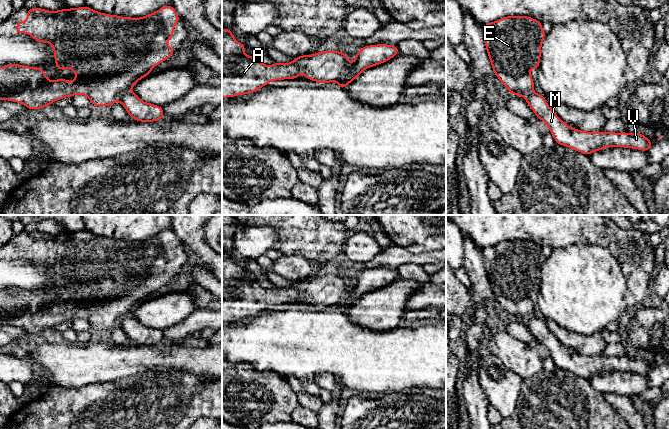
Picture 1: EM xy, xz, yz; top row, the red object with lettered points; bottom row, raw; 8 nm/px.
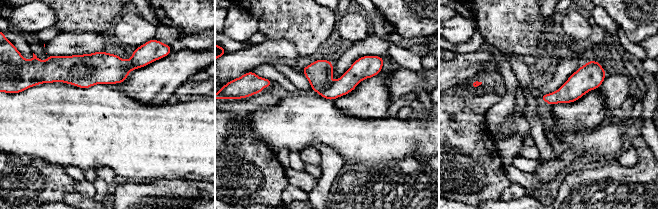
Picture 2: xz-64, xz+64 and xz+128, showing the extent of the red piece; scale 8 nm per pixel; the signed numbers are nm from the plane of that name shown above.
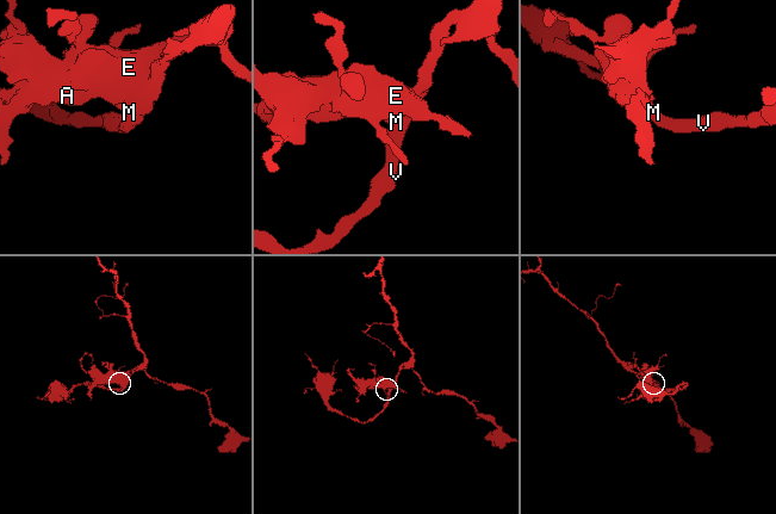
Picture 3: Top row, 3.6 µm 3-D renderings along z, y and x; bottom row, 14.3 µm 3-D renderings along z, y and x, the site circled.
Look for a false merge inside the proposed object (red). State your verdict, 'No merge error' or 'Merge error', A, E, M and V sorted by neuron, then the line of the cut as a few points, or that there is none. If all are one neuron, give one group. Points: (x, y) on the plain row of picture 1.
Merge error. Groups: A E / M V. Split along xz (351, 288), (345, 299), (338, 306)

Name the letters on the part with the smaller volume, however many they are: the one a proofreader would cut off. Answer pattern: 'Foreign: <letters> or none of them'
Foreign: A, E

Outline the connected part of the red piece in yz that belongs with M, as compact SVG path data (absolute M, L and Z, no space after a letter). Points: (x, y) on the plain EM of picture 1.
M532 315L524 322L536 342L542 344L549 351L556 368L566 370L587 380L608 371L631 372L647 376L654 369L646 360L636 355L633 357L588 356L571 352L557 340L543 319Z

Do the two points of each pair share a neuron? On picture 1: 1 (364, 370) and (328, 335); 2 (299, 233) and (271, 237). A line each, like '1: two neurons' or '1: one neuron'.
1: one neuron
2: two neurons

